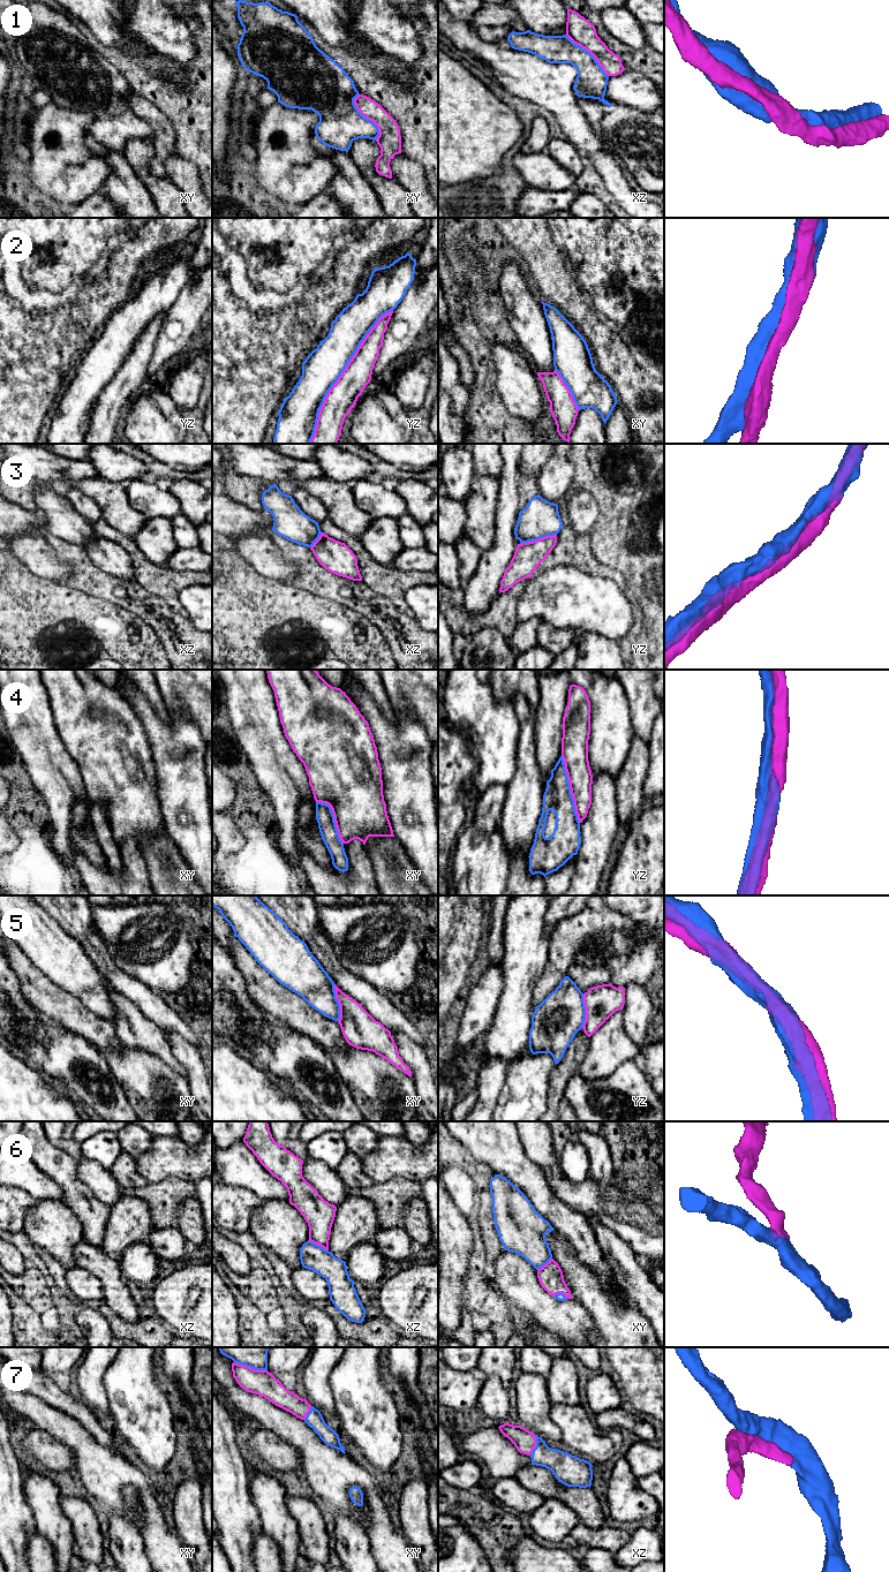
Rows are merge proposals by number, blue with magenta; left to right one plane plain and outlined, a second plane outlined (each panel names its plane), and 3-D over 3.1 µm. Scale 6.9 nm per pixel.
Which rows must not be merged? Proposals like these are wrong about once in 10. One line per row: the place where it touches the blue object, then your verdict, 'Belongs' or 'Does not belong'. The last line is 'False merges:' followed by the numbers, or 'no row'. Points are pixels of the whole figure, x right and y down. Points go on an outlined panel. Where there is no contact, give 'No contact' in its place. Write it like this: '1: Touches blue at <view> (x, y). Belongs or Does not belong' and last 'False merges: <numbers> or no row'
1: Touches blue at xy (366, 118). Belongs
2: Touches blue at yz (340, 375). Does not belong
3: Touches blue at yz (537, 538). Belongs
4: Touches blue at yz (570, 790). Does not belong
5: Touches blue at xy (338, 1003). Does not belong
6: Touches blue at xz (317, 1245). Belongs
7: Touches blue at xy (250, 1367). Belongs
False merges: 2, 4, 5

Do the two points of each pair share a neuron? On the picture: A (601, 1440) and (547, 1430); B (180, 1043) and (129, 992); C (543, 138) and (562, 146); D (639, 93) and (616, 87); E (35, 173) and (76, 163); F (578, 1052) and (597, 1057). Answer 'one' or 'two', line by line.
A: two
B: two
C: two
D: one
E: one
F: two

